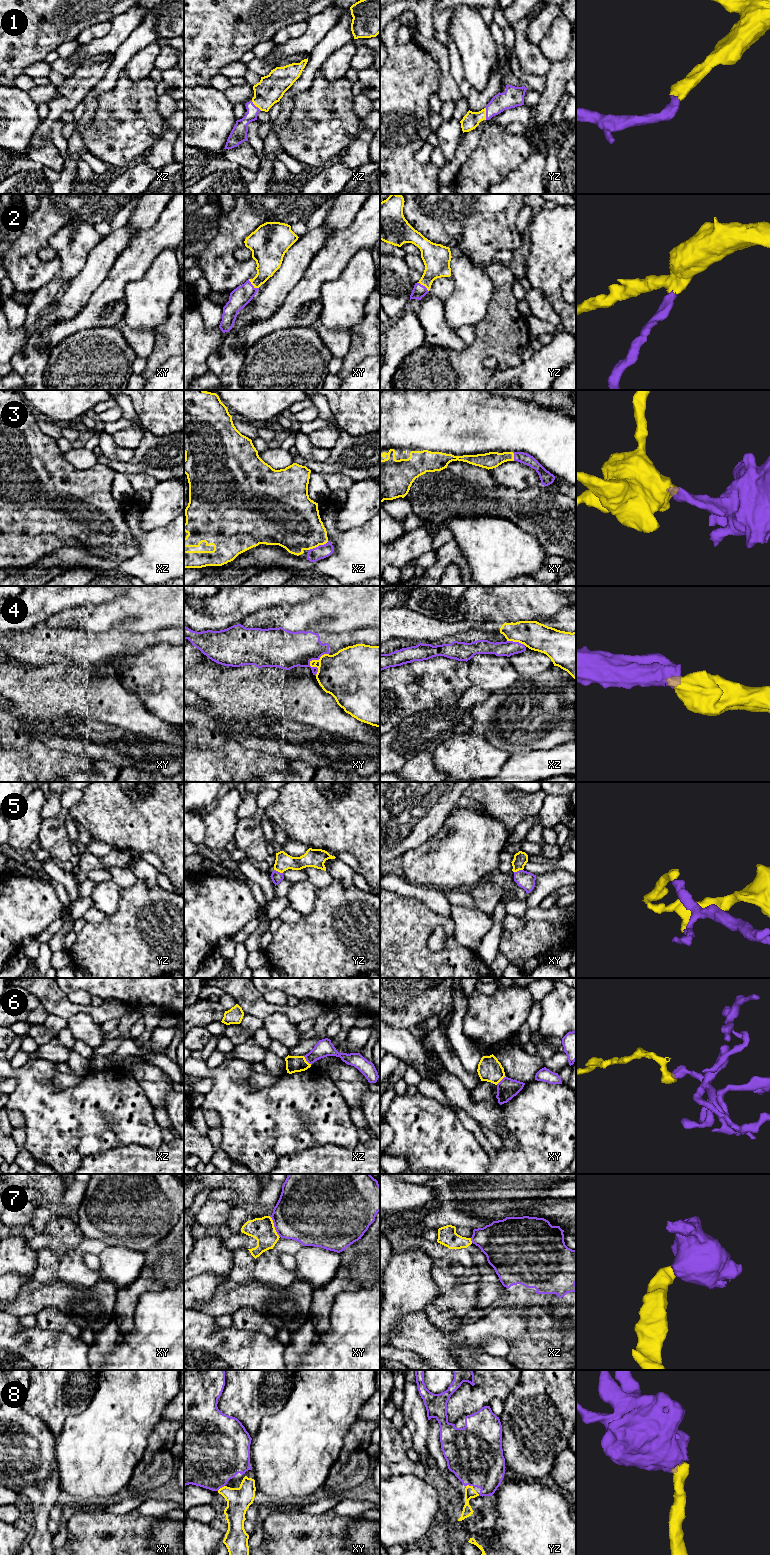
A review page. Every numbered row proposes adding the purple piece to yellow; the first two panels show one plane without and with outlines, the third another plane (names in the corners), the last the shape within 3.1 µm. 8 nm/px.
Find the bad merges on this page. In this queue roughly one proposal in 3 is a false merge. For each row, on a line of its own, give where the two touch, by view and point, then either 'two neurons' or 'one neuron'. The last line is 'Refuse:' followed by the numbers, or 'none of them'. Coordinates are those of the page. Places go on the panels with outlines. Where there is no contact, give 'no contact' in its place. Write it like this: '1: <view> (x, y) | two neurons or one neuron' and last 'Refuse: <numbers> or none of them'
1: yz (485, 113) | one neuron
2: xy (253, 285) | one neuron
3: xz (318, 545) | one neuron
4: xy (310, 662) | two neurons
5: yz (278, 871) | one neuron
6: xz (306, 1061) | two neurons
7: xy (274, 1227) | two neurons
8: xy (220, 1488) | one neuron
Refuse: 4, 6, 7

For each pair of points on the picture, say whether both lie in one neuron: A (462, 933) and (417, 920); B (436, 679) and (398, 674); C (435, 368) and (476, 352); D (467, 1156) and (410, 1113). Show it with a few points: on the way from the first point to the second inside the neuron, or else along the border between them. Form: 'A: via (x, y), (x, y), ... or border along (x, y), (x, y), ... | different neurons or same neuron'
A: border along (450, 916), (453, 922), (453, 937), (469, 949) | different neurons
B: via (427, 676), (423, 672), (407, 674) | same neuron
C: via (445, 368), (462, 366), (466, 362) | same neuron
D: via (453, 1148), (424, 1119) | same neuron

